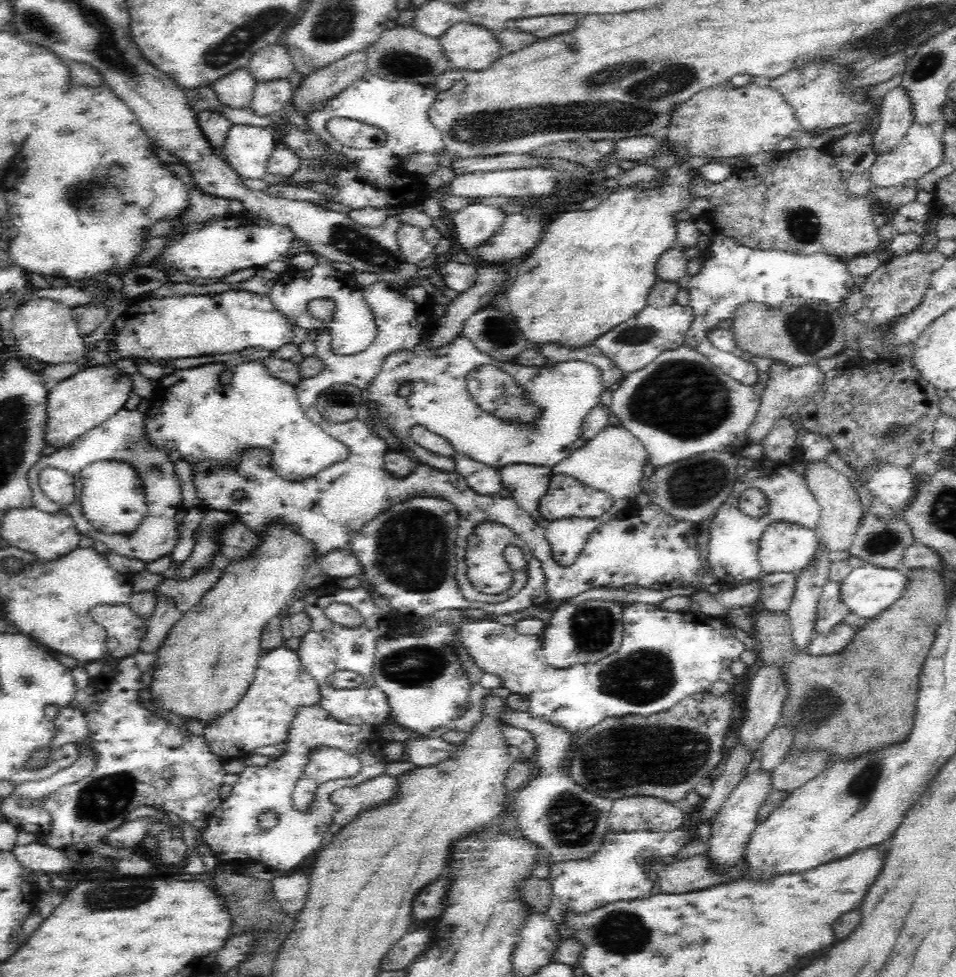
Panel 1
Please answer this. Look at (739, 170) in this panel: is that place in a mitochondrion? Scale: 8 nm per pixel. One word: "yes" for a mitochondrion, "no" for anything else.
no

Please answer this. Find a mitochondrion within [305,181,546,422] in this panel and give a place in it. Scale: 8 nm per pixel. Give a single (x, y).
(345, 238)

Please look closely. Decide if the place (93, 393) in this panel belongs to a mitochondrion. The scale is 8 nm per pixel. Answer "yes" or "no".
no

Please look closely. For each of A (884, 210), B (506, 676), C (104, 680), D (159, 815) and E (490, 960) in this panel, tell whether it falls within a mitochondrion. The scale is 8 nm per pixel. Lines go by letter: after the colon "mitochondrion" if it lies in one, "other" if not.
A: other
B: other
C: other
D: other
E: other

